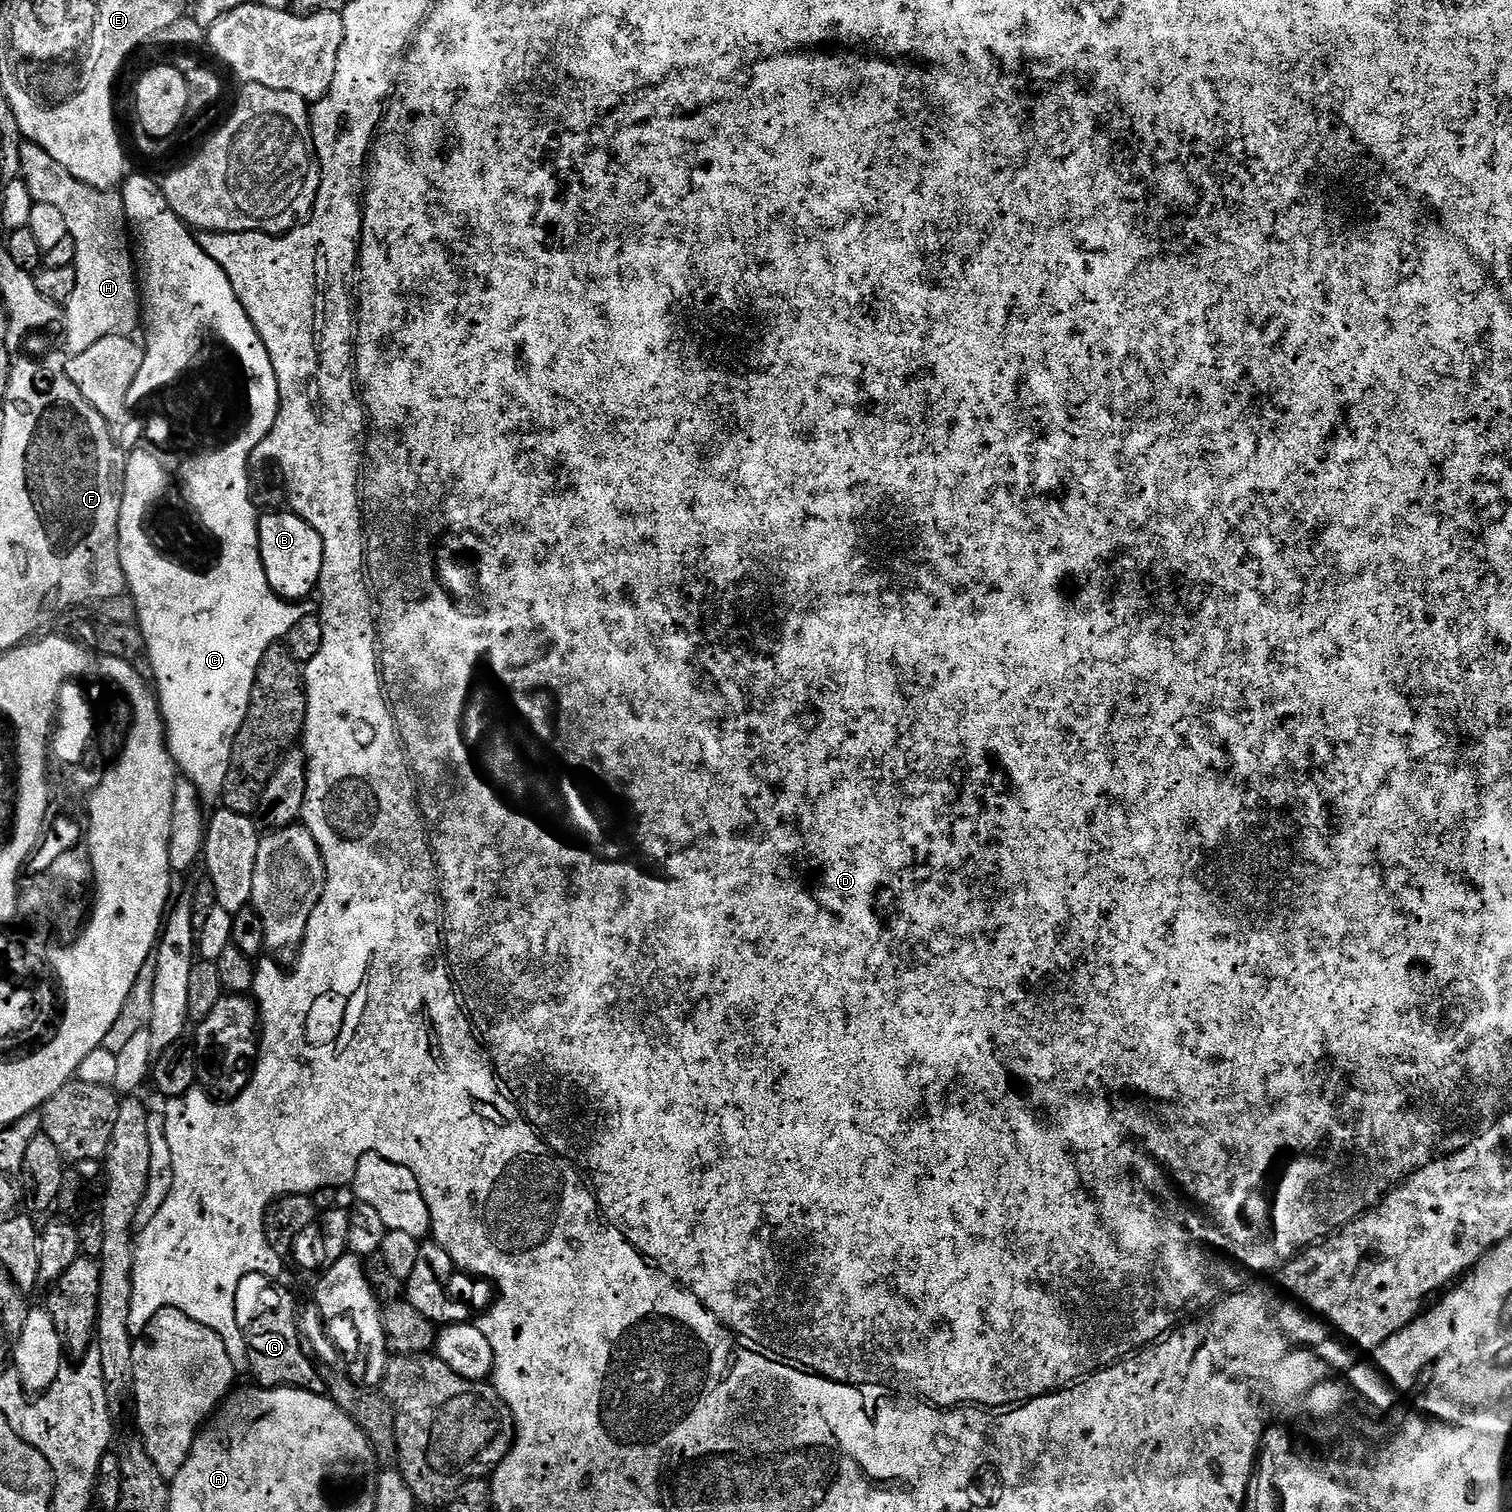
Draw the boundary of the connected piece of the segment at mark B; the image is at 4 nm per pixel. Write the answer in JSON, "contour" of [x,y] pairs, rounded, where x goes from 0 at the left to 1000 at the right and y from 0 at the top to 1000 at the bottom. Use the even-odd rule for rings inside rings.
{"contour":[[[192,337],[175,339],[171,342],[171,349],[172,351],[172,368],[179,388],[189,397],[203,397],[204,394],[206,392],[207,394],[210,391],[213,380],[213,356],[210,356],[210,351],[208,351],[208,348],[203,347],[199,341]]]}

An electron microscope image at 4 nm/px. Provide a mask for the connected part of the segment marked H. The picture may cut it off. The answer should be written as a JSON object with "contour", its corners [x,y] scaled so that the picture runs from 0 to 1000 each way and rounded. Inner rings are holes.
{"contour":[[[18,94],[15,97],[13,116],[23,134],[36,136],[40,142],[44,142],[44,152],[50,158],[49,177],[52,187],[49,188],[49,194],[46,194],[41,202],[42,229],[47,235],[51,235],[71,222],[89,220],[90,214],[94,212],[94,196],[91,192],[91,178],[90,180],[87,178],[86,151],[79,126],[63,124],[49,118],[49,115],[46,115],[41,107],[36,107],[36,104],[33,104],[28,97]]]}

